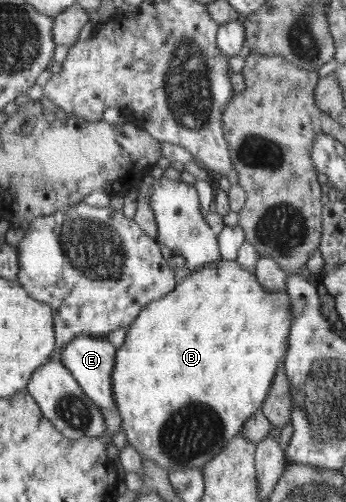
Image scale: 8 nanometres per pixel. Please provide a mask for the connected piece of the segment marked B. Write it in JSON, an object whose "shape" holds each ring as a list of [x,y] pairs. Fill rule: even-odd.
{"shape":[[[220,259],[219,262],[212,262],[204,266],[202,270],[186,274],[185,278],[177,284],[176,289],[168,293],[168,296],[149,304],[128,329],[125,342],[118,349],[115,375],[112,378],[114,380],[114,398],[116,398],[116,405],[122,419],[122,430],[126,434],[129,445],[134,447],[141,457],[160,465],[168,473],[170,470],[180,470],[180,468],[201,470],[206,466],[228,446],[234,435],[241,434],[244,425],[255,415],[256,411],[263,407],[267,400],[291,347],[291,332],[295,325],[295,317],[291,308],[291,295],[286,290],[282,290],[281,293],[266,290],[266,287],[258,281],[257,274],[252,270],[242,268],[237,259]]]}

